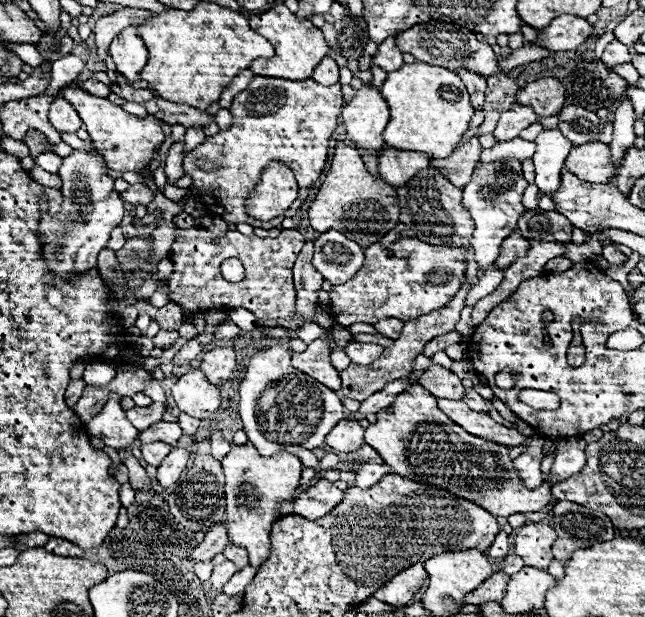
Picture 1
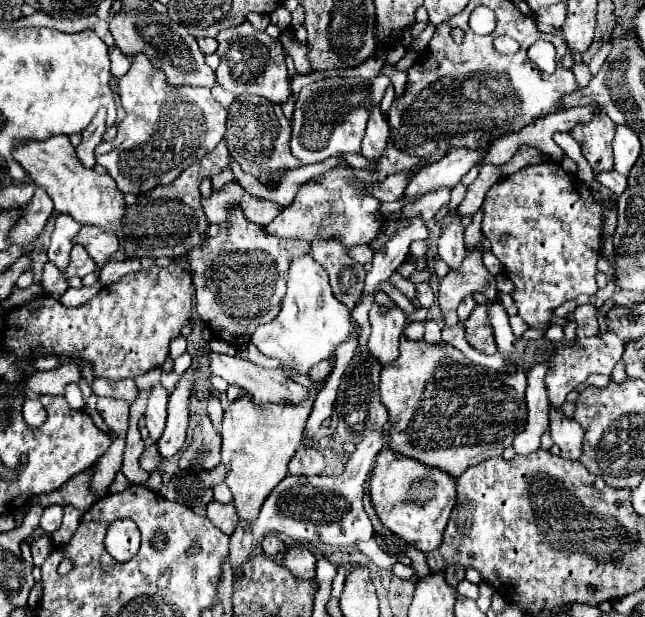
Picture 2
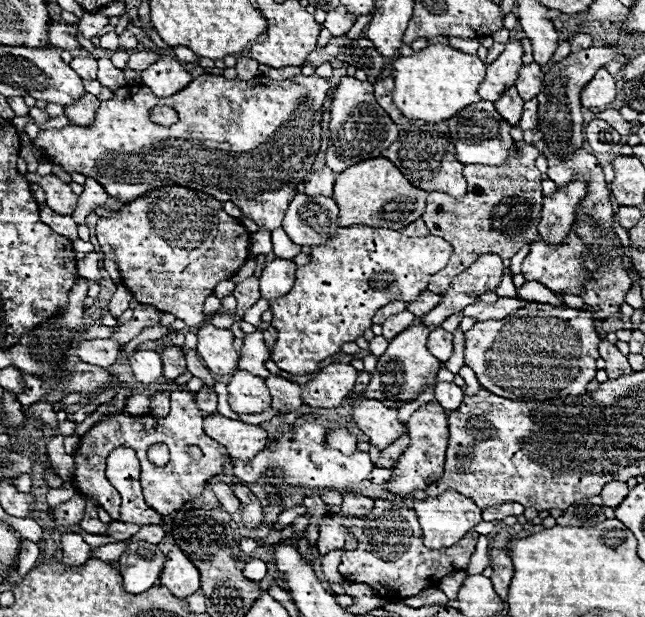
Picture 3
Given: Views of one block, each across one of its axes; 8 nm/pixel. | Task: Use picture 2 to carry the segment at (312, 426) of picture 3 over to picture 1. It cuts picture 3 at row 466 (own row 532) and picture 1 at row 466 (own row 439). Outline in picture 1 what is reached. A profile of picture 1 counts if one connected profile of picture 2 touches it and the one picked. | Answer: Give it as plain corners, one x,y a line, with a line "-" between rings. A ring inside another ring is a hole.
366,462
366,464
362,464
360,472
356,474
356,486
358,488
372,488
372,484
378,484
386,474
392,474
392,468
388,468
386,464

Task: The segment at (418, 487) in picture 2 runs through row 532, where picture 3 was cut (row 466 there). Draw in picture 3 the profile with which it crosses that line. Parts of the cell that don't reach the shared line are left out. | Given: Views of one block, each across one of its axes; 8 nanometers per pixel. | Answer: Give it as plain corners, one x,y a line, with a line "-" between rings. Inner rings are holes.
436,402
422,404
408,420
408,436
410,436
410,446
394,466
392,480
386,484
386,488
398,496
412,494
412,490
416,488
424,490
428,484
436,482
442,476
446,442
448,442
448,414

